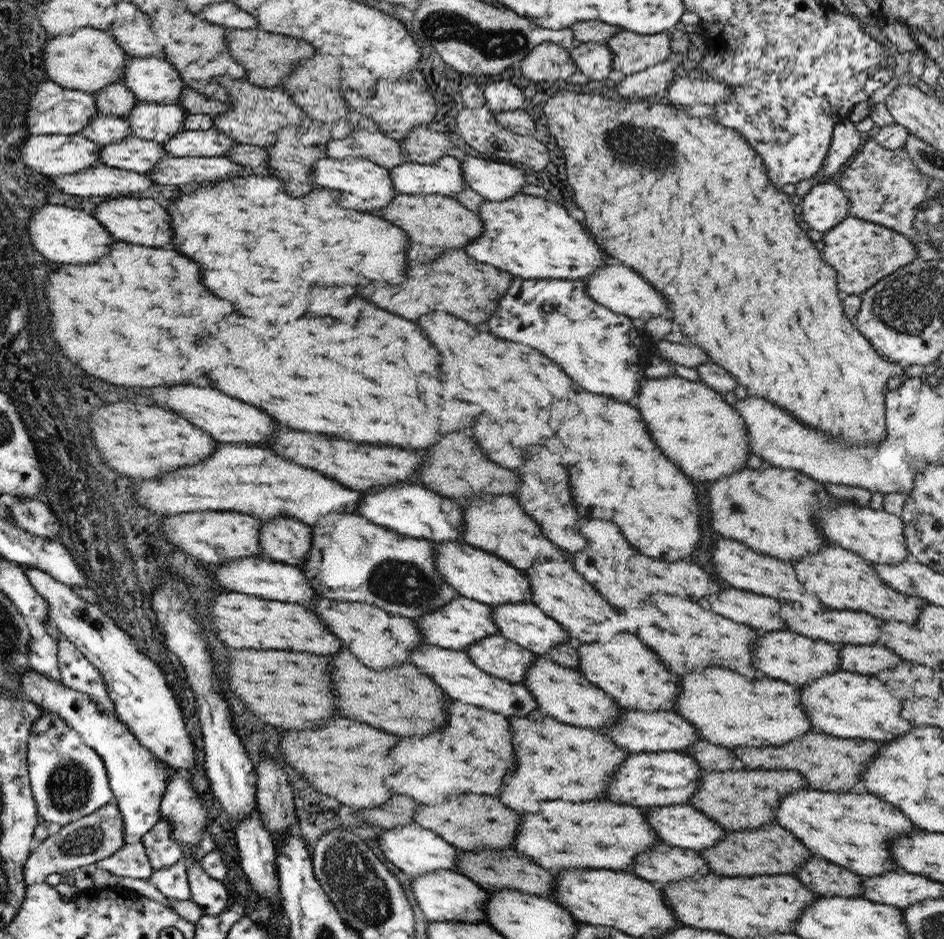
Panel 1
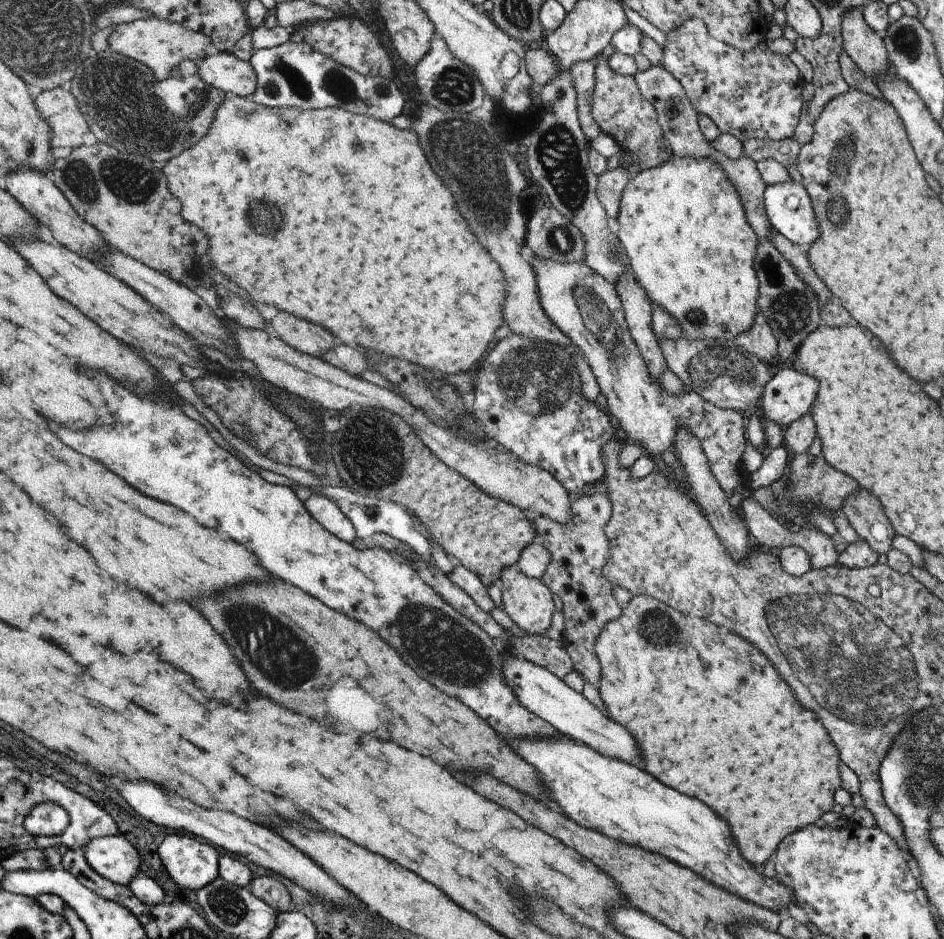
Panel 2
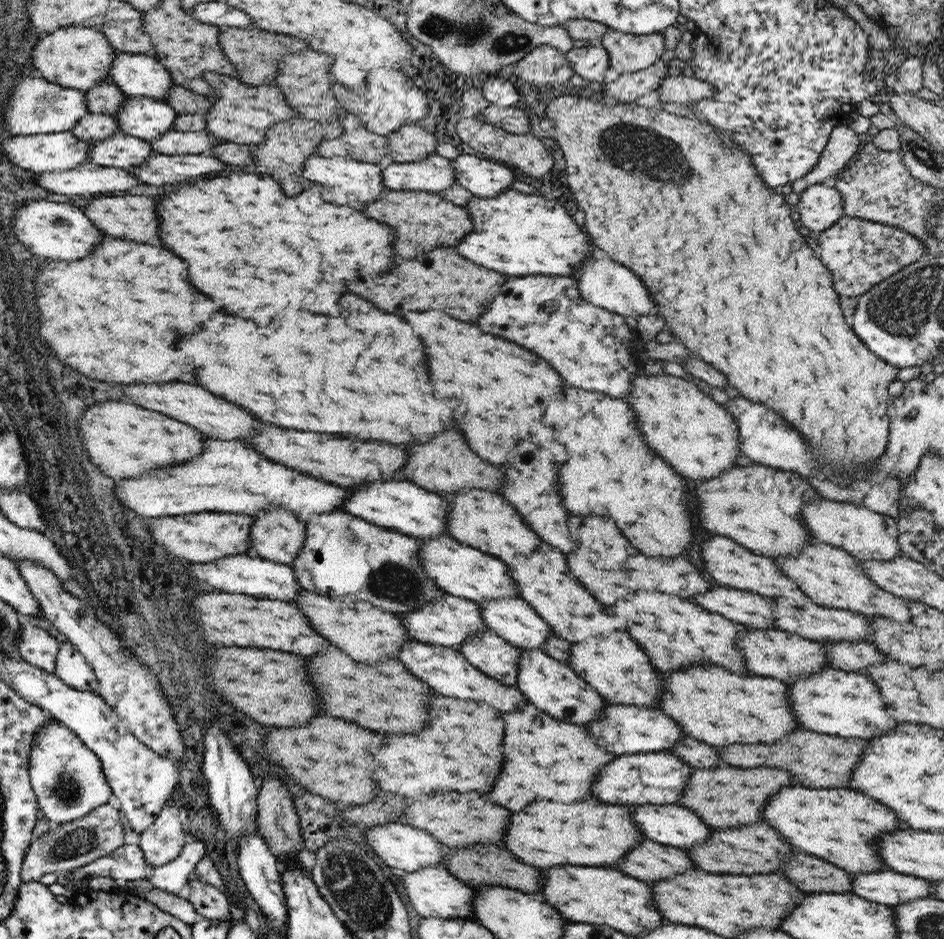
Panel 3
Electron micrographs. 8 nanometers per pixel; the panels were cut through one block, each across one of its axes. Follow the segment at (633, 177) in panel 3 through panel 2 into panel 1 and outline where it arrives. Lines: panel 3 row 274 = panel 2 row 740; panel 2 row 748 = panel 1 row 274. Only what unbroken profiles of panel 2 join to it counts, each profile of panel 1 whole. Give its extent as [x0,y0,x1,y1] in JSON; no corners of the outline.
[543,88,905,446]

